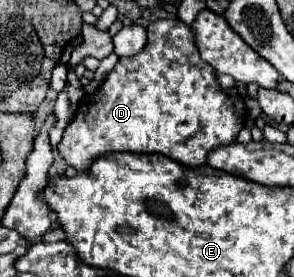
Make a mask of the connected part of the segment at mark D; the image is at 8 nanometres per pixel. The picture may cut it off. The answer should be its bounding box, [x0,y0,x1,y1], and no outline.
[58,19,246,173]

